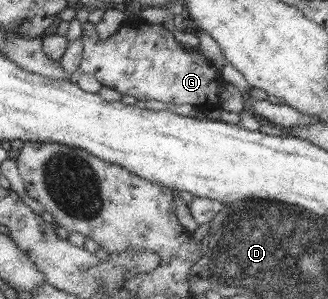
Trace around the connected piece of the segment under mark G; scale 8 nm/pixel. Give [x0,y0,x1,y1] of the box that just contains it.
[78,18,225,105]

